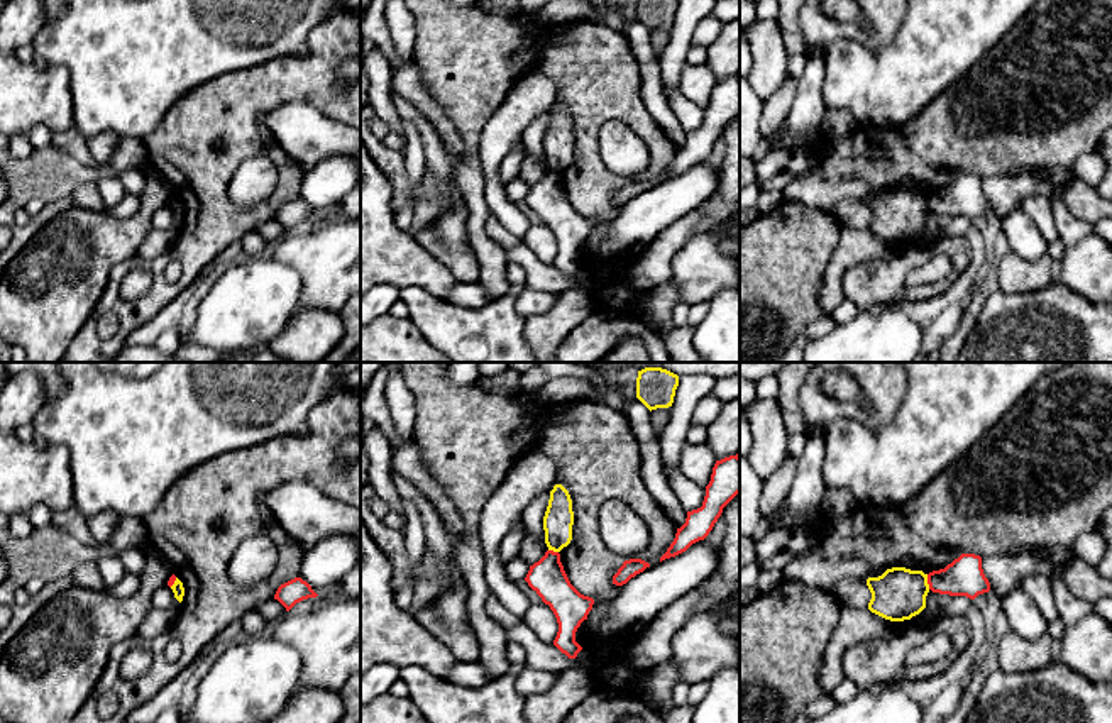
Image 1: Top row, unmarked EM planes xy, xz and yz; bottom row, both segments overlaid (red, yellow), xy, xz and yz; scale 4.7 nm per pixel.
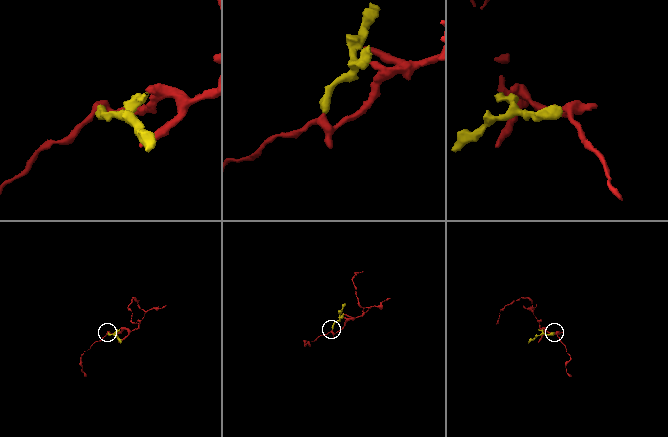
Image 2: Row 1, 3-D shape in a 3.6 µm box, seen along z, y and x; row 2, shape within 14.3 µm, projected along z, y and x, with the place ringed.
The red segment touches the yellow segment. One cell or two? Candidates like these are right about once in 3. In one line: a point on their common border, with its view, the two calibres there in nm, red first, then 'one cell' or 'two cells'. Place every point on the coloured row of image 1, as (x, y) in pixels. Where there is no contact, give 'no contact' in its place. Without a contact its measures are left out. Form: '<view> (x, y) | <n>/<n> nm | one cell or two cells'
yz (928, 581) | 180/240 nm | two cells

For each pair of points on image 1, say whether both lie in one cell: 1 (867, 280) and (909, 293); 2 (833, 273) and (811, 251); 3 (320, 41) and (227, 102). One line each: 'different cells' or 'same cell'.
1: same cell
2: different cells
3: same cell

